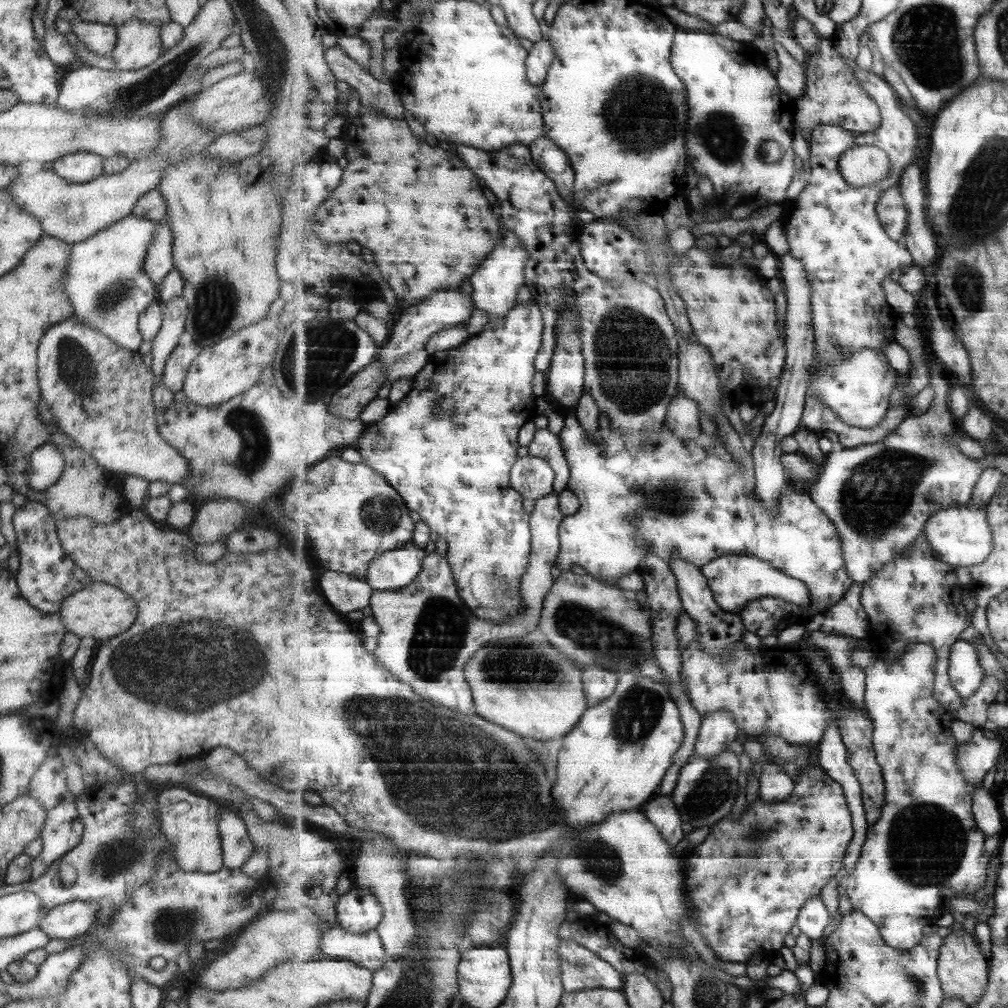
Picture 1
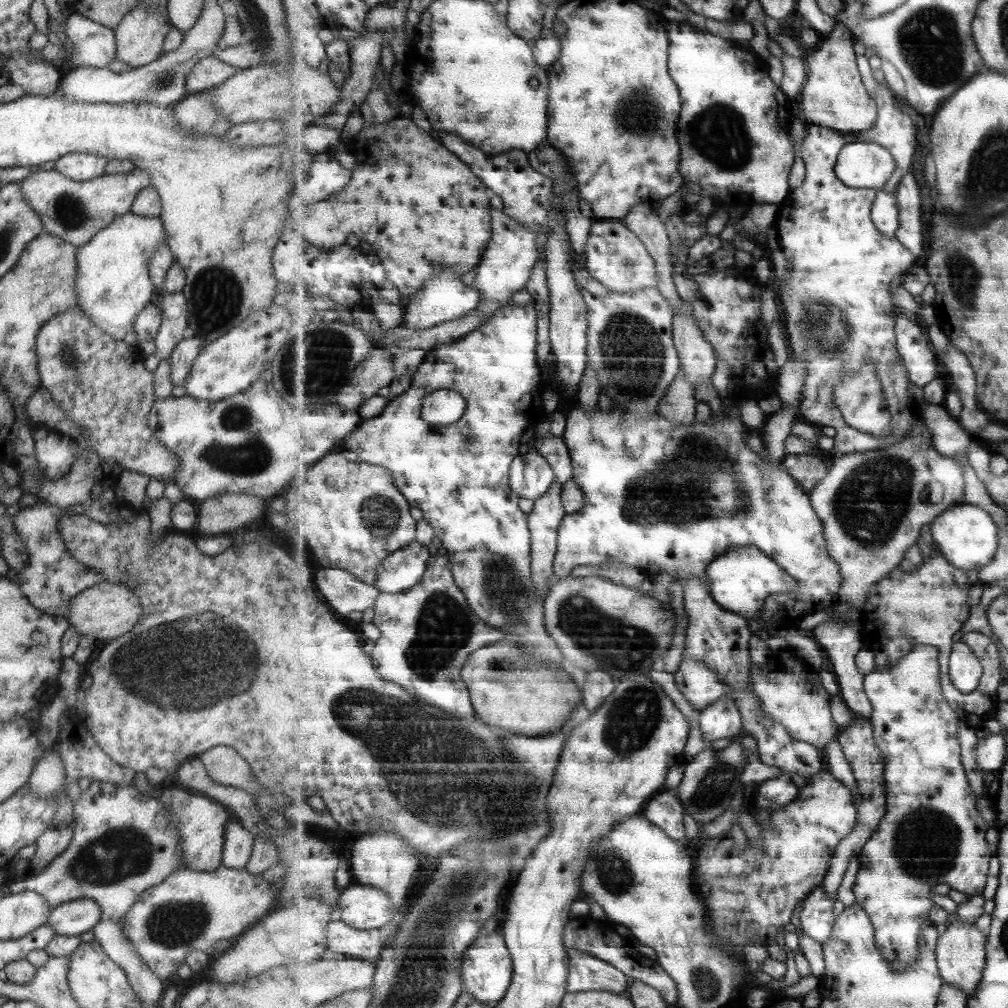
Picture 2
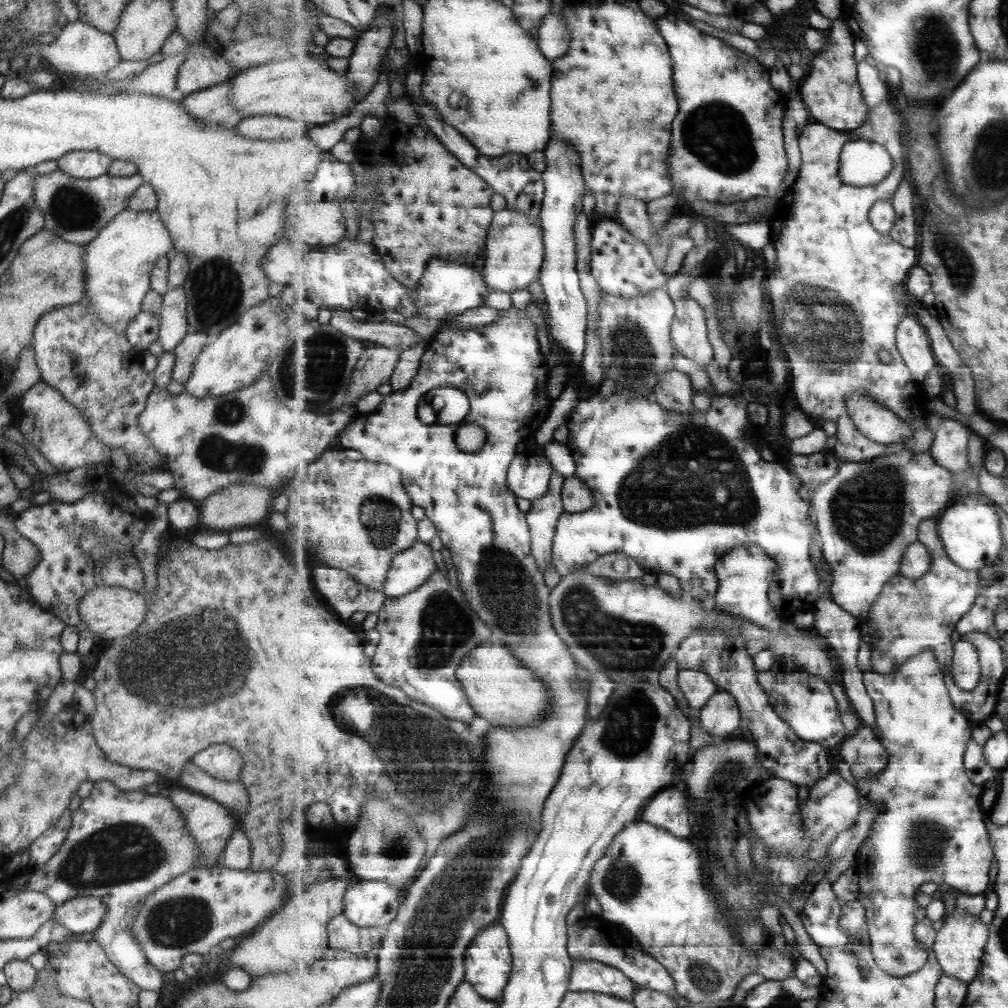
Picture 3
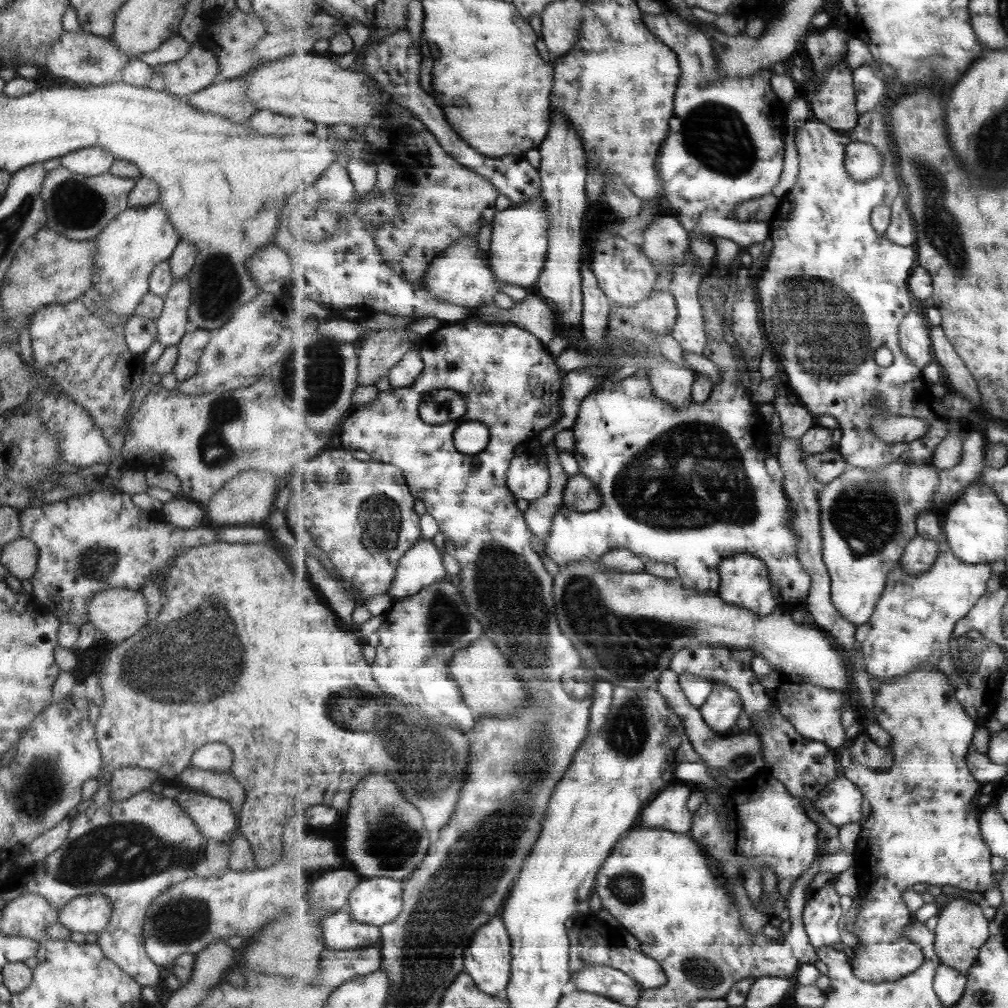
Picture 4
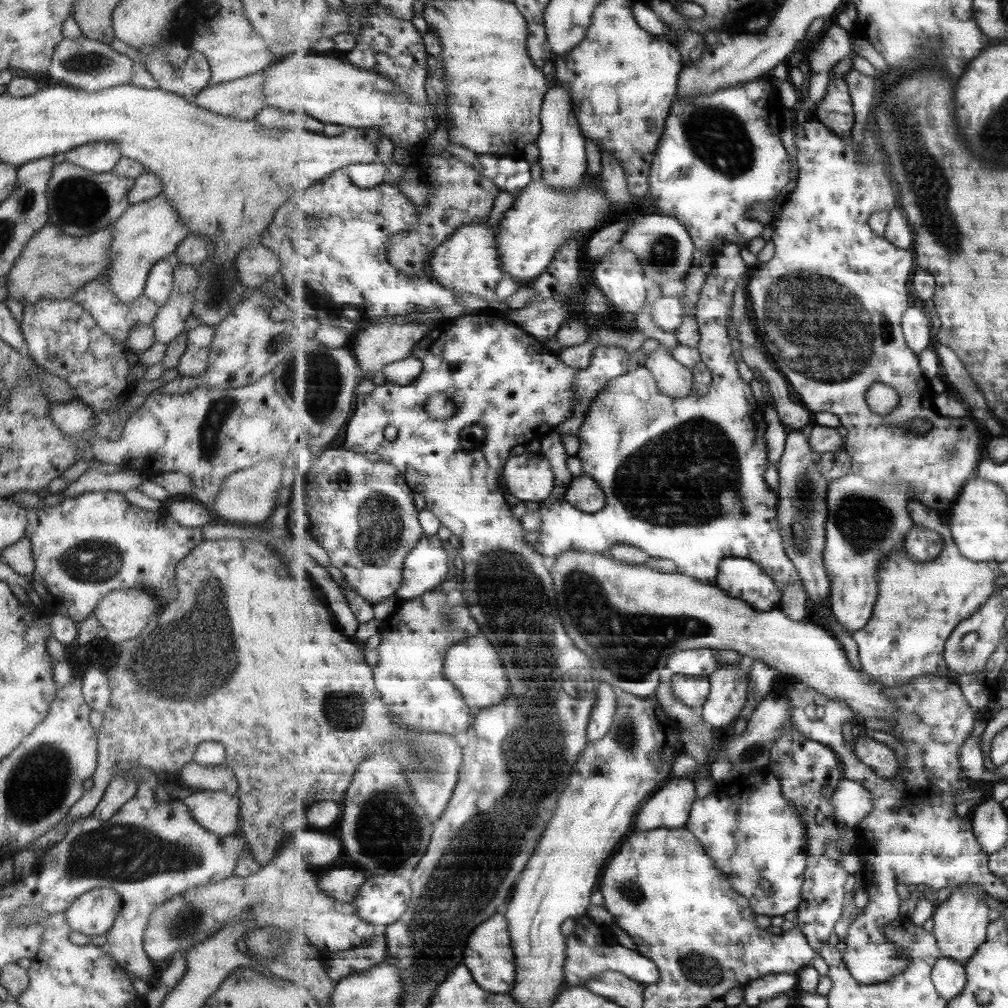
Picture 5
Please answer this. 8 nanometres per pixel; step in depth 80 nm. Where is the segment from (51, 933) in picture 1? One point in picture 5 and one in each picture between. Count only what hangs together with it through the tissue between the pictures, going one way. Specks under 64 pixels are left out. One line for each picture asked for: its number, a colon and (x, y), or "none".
2: (71, 918)
3: (81, 914)
4: (87, 913)
5: (92, 913)

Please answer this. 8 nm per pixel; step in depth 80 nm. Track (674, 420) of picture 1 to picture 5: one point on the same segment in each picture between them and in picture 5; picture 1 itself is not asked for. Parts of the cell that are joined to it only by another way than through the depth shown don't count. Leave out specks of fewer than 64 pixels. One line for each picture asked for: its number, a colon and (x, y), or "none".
2: (679, 405)
3: (675, 390)
4: (673, 382)
5: (674, 379)

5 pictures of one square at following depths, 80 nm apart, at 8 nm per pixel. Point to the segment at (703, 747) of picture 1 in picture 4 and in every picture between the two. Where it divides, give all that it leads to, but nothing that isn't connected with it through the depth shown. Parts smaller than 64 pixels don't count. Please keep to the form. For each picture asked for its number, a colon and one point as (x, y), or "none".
2: (723, 719)
3: (721, 716)
4: (723, 707)

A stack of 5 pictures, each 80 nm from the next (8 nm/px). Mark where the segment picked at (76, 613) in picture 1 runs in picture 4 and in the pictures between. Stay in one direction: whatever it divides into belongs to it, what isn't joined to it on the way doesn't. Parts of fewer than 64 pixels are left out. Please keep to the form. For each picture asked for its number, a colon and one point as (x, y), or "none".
2: (106, 610)
3: (110, 612)
4: (116, 613)

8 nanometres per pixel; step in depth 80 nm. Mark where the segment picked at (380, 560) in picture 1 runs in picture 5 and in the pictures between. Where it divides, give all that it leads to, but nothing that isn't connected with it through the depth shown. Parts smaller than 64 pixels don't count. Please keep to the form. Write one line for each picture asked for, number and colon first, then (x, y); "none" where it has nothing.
2: (404, 569)
3: (412, 568)
4: (422, 566)
5: (428, 566)

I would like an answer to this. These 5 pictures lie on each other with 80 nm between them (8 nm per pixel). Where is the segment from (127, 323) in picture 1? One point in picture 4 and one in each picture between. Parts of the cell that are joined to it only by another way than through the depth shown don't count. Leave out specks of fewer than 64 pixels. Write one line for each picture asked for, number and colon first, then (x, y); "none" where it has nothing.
2: (112, 285)
3: (117, 263)
4: (127, 249)

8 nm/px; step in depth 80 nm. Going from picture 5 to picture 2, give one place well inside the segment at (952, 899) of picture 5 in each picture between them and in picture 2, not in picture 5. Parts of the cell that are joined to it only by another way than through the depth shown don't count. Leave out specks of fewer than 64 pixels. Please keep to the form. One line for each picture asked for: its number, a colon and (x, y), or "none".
2: (961, 951)
3: (961, 942)
4: (962, 929)

